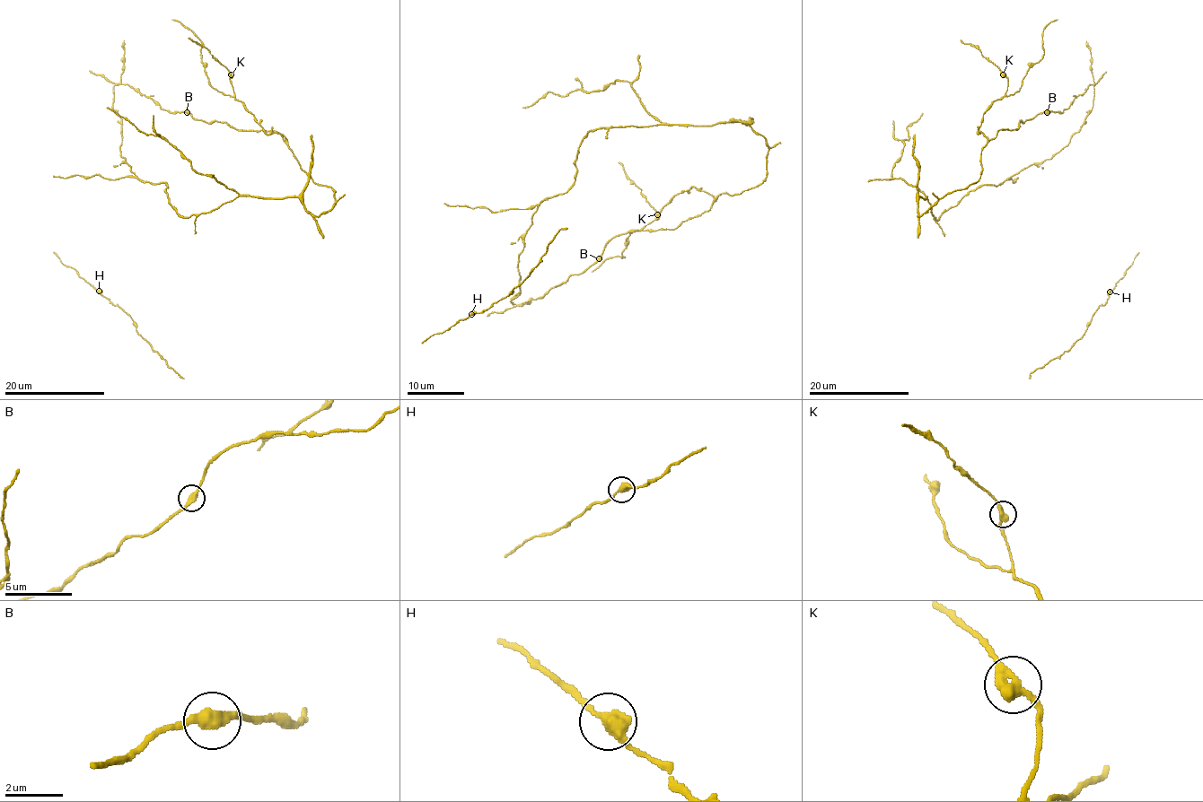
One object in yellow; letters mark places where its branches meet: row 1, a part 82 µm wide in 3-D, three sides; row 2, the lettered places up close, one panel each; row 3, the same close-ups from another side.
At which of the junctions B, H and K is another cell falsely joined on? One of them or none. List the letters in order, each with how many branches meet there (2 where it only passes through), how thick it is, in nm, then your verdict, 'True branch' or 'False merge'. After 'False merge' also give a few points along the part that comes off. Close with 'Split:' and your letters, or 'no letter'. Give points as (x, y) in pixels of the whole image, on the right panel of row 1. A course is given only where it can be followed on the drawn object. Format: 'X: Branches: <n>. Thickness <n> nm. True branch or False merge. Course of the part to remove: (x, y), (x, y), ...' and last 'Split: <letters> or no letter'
B: Branches: 2. Thickness 400 nm. True branch
H: Branches: 2. Thickness 400 nm. True branch
K: Branches: 2. Thickness 400 nm. True branch
Split: no letter

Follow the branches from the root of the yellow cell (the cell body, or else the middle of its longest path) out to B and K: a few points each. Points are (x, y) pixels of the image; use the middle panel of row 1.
B: (521, 305), (541, 298), (571, 275), (584, 273), (599, 258)
K: (521, 305), (584, 273), (617, 236), (677, 229), (708, 211), (714, 199), (691, 187), (657, 214)

